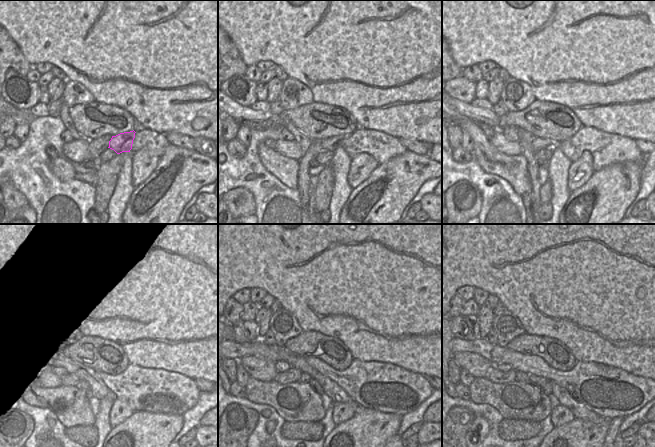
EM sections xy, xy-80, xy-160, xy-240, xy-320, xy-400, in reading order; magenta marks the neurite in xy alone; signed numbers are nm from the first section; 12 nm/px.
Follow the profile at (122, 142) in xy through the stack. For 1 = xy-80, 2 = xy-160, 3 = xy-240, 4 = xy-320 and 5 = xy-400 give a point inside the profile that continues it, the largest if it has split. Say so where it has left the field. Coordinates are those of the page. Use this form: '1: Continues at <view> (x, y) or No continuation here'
1: Continues at xy-80 (330, 144)
2: Continues at xy-160 (538, 144)
3: Continues at xy-240 (70, 378)
4: Continues at xy-320 (292, 375)
5: Continues at xy-400 (494, 375).

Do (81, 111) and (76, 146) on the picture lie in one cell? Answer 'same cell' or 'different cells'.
different cells

